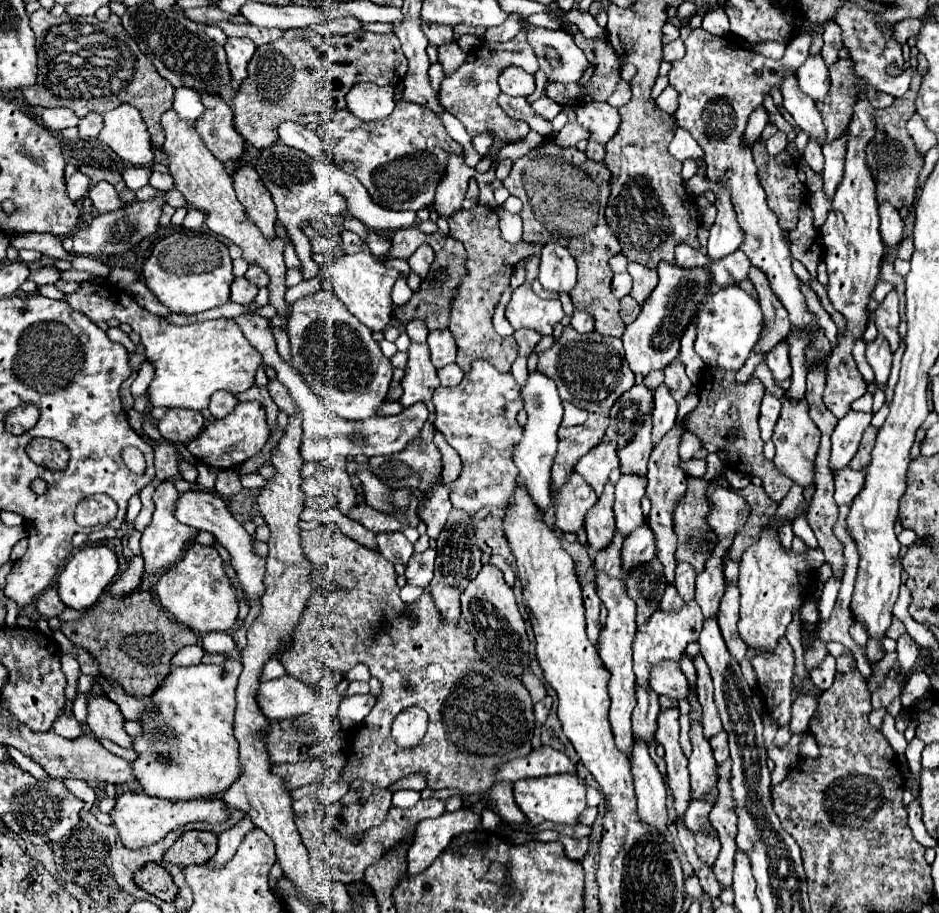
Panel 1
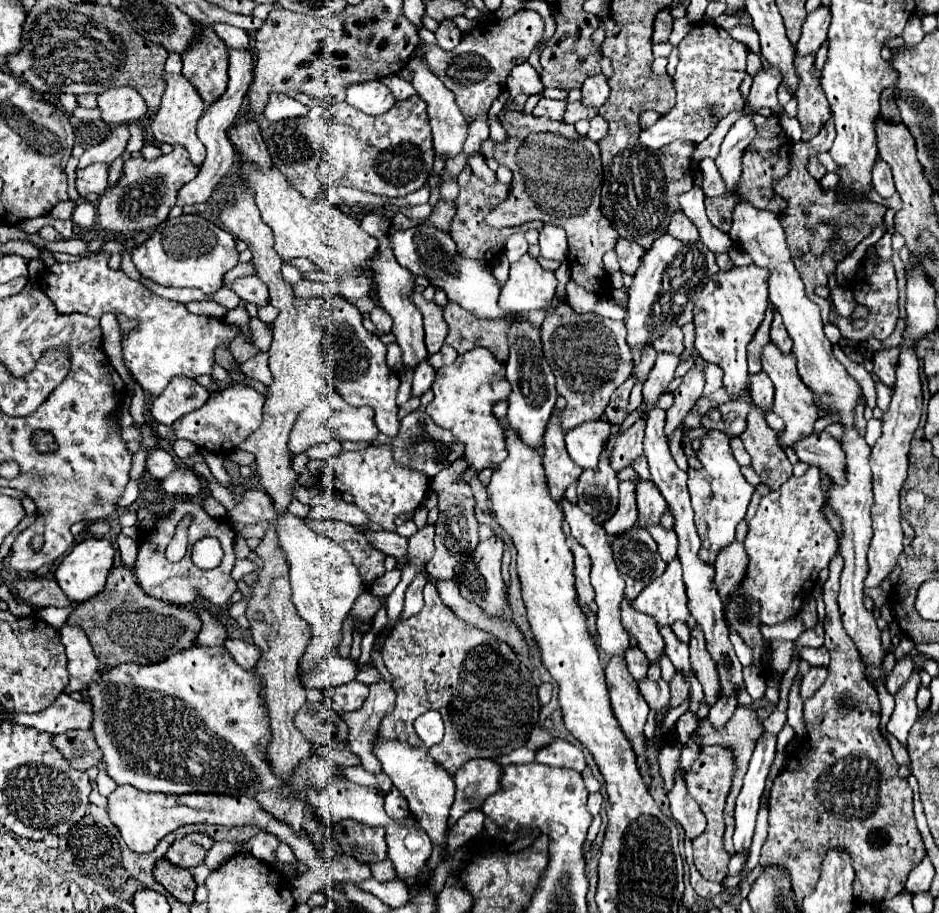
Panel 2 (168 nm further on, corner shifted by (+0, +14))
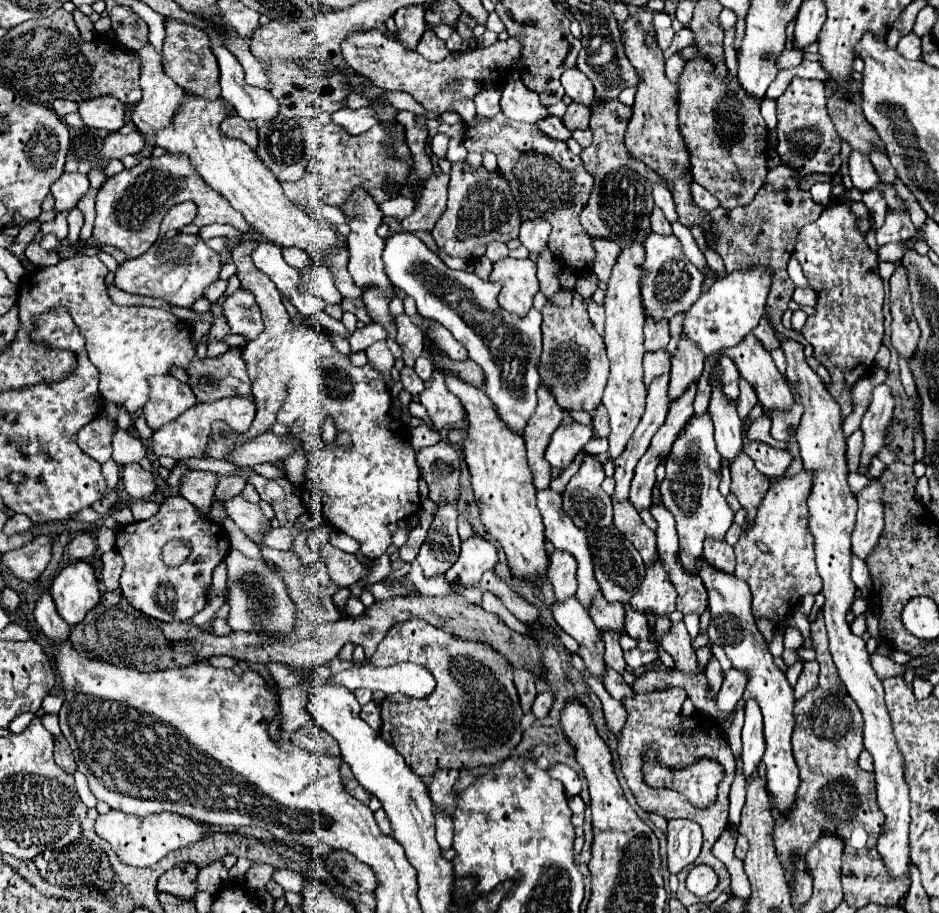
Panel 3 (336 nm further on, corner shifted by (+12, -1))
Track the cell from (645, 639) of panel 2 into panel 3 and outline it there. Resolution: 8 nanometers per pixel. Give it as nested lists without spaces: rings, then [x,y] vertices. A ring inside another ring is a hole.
[[[598,595],[590,607],[590,617],[600,633],[604,631],[624,631],[624,605],[614,603],[610,605],[602,595]]]

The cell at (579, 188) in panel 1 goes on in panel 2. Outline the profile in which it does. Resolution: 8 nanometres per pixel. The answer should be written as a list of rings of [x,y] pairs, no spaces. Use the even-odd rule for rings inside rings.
[[[514,102],[504,106],[498,114],[500,124],[506,130],[506,140],[494,144],[490,138],[482,142],[484,158],[494,158],[512,170],[512,192],[486,216],[486,224],[492,228],[522,226],[532,220],[560,224],[568,234],[568,264],[572,280],[594,292],[606,292],[606,272],[602,256],[614,250],[618,234],[612,224],[600,212],[600,184],[602,184],[602,162],[598,144],[590,142],[590,152],[584,140],[572,124],[554,122],[550,118],[538,118],[518,110]]]

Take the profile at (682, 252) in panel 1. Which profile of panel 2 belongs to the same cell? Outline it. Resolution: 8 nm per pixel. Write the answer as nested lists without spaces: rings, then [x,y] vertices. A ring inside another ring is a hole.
[[[676,212],[676,214],[672,216],[672,222],[670,222],[670,226],[668,226],[668,232],[670,232],[672,236],[684,240],[684,242],[686,242],[686,240],[688,240],[688,242],[698,240],[698,230],[696,230],[696,226],[684,216],[684,212]]]

